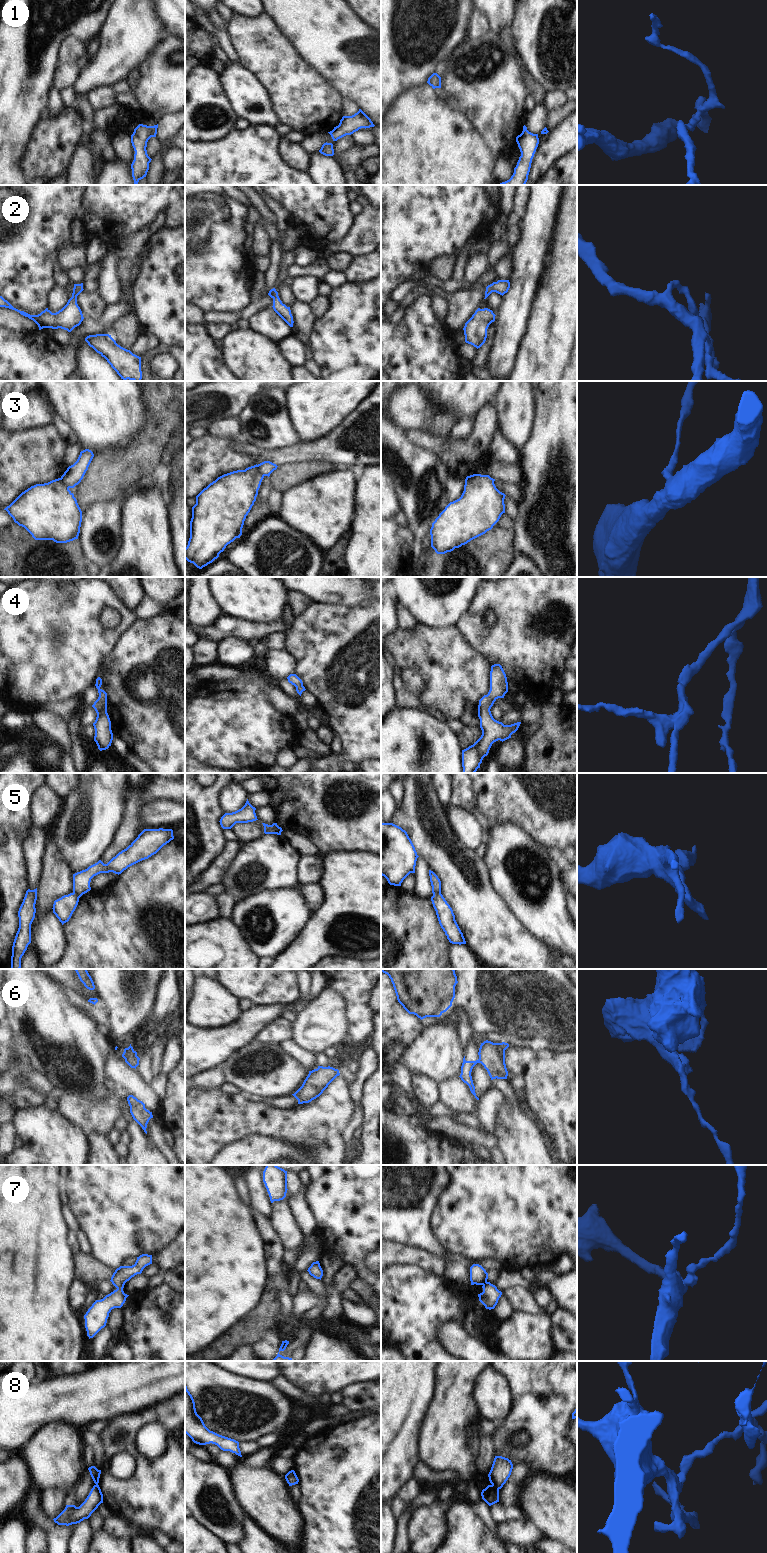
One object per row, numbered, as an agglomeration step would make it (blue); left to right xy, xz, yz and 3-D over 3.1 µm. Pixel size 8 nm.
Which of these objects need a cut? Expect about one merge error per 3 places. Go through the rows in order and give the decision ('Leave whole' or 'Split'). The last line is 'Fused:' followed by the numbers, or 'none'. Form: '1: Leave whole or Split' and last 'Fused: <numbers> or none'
1: Leave whole
2: Leave whole
3: Split
4: Leave whole
5: Split
6: Split
7: Leave whole
8: Split
Fused: 3, 5, 6, 8

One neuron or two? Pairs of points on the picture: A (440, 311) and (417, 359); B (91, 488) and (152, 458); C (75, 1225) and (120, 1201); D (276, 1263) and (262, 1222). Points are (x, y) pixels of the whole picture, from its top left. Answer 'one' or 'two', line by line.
A: two
B: one
C: two
D: one

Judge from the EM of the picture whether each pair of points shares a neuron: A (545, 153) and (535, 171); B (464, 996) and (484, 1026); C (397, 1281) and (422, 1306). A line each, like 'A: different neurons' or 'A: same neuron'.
A: same neuron
B: same neuron
C: same neuron

